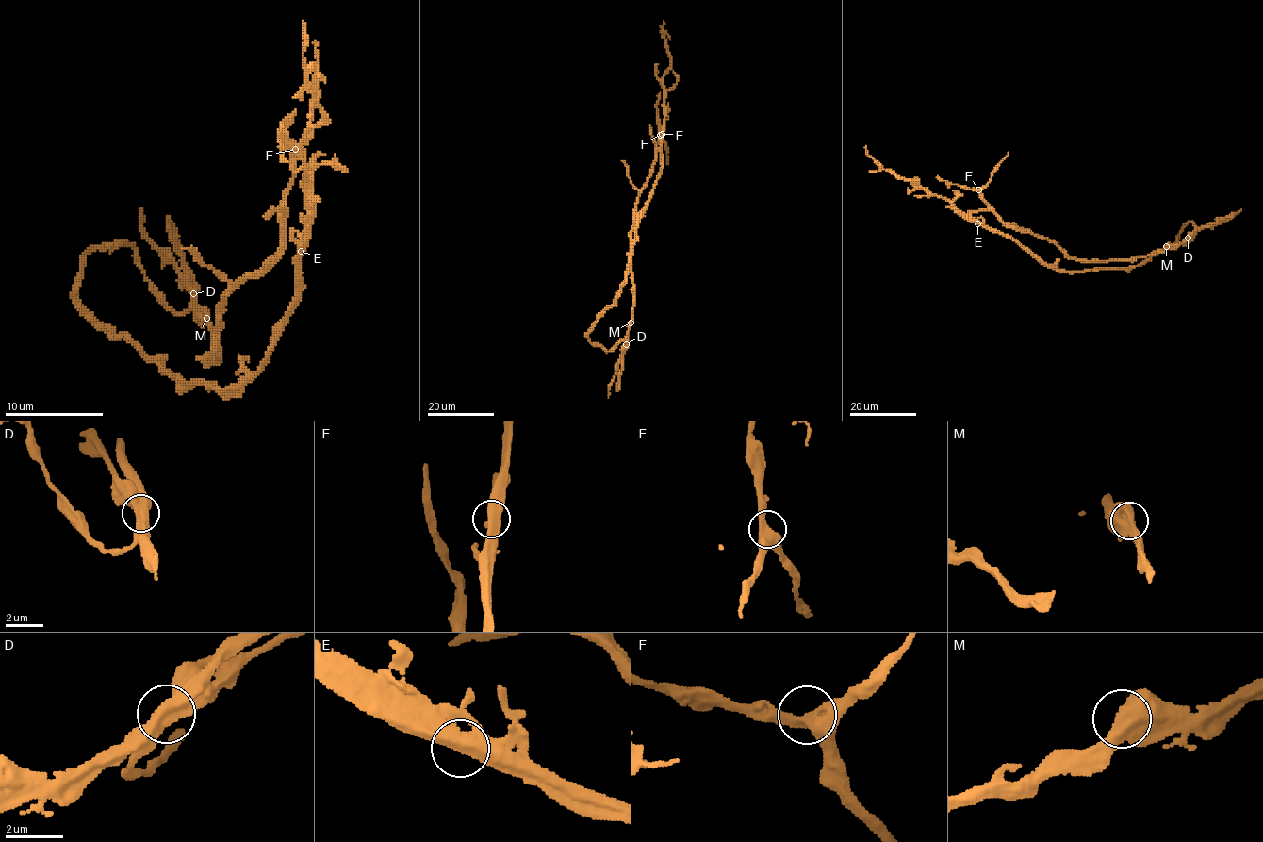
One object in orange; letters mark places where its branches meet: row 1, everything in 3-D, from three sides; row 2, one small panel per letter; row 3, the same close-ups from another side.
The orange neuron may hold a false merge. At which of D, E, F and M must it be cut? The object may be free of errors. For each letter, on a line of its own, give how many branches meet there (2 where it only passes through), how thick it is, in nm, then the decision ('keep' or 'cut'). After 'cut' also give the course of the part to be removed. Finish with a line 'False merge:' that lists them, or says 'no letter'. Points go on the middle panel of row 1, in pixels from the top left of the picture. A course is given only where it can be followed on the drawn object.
D: 2 | 550 nm | cut | (626, 344), (633, 309), (631, 234), (635, 204), (655, 159), (656, 144), (661, 138), (667, 149), (667, 164)
E: 2 | 550 nm | keep
F: 2 | 480 nm | keep
M: 2 | 600 nm | keep
False merge: D

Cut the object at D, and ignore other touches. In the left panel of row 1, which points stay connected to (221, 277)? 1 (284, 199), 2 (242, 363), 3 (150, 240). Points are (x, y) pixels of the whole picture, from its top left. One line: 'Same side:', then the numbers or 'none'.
Same side: 1

